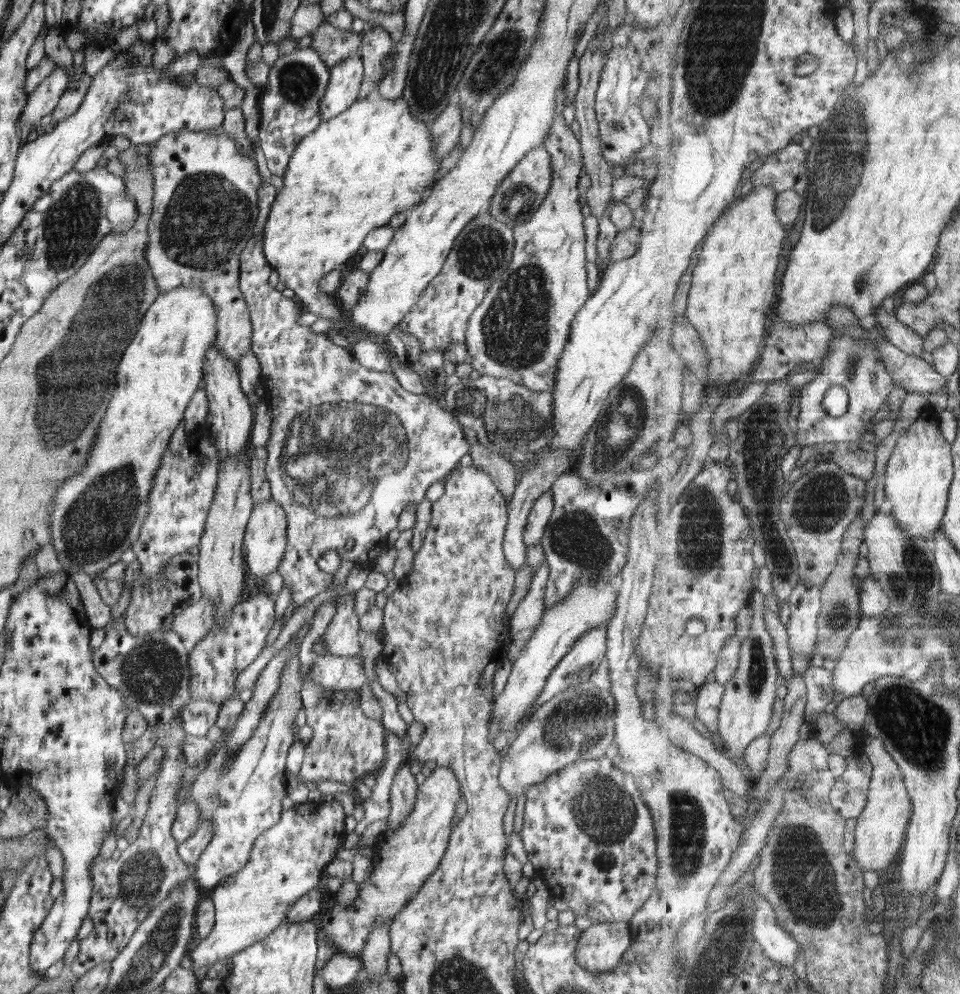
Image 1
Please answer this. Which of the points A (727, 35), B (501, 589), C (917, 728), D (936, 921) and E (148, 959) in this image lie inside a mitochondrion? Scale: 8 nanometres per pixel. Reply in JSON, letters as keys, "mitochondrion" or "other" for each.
{"A":"mitochondrion","B":"other","C":"mitochondrion","D":"other","E":"mitochondrion"}

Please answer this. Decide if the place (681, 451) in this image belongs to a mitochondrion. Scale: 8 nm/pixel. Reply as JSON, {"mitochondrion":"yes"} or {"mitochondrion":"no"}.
{"mitochondrion":"no"}

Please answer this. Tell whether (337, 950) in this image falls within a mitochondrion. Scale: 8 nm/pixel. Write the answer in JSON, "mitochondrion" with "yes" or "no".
{"mitochondrion":"no"}

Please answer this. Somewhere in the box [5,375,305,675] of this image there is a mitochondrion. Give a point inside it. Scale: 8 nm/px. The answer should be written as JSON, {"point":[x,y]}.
{"point":[98,522]}

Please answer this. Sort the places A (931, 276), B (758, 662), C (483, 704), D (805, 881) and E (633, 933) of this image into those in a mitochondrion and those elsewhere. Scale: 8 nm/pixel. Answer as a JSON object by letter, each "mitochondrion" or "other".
{"A":"other","B":"mitochondrion","C":"other","D":"mitochondrion","E":"other"}

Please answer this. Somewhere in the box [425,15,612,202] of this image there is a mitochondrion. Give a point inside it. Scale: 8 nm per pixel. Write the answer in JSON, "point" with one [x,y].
{"point":[494,64]}

